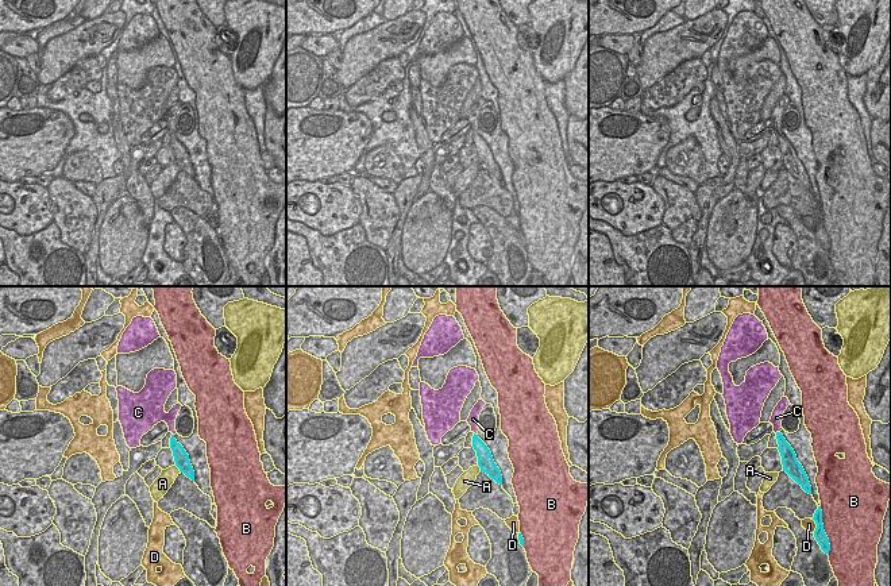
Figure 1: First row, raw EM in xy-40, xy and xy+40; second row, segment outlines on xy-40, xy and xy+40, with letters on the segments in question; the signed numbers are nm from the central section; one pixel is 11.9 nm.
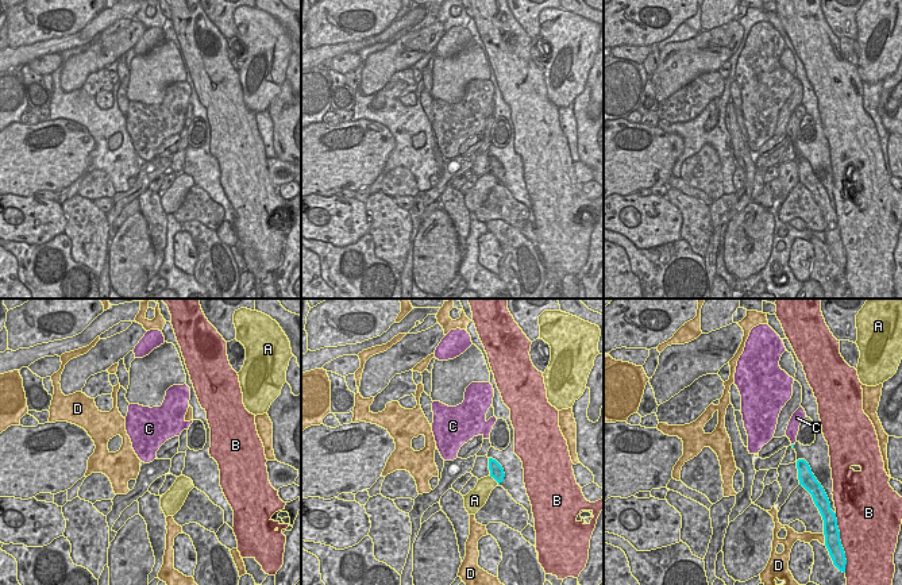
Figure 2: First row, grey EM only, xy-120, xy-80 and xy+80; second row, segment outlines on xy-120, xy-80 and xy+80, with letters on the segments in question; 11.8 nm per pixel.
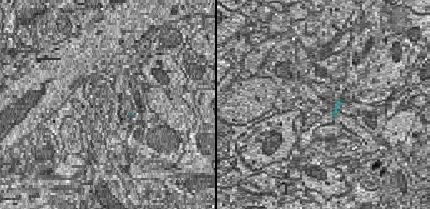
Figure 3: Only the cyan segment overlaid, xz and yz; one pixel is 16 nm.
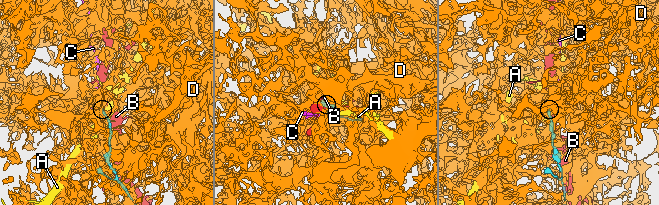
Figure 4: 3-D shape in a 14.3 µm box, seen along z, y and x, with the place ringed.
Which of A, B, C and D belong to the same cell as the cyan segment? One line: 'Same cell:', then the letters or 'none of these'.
Same cell: C

